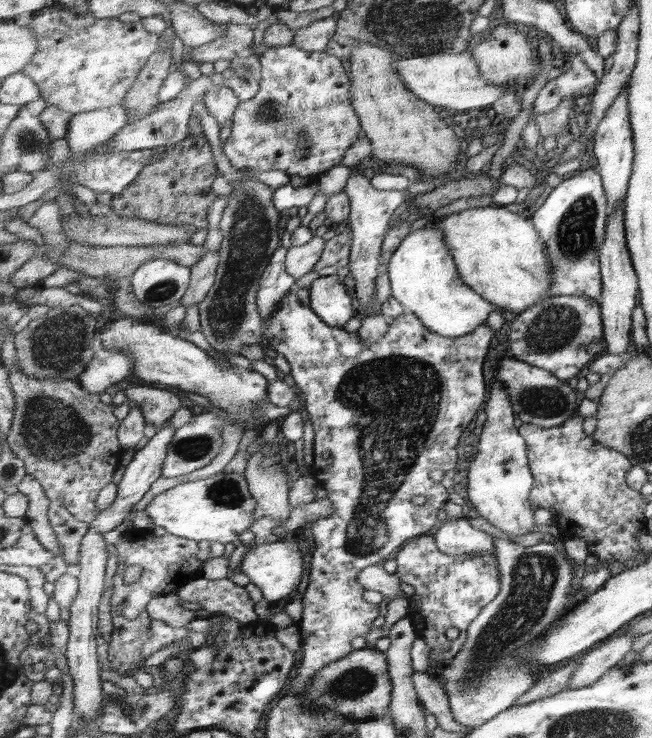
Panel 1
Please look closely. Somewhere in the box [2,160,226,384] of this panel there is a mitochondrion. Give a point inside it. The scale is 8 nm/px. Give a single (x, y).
(55, 345)

